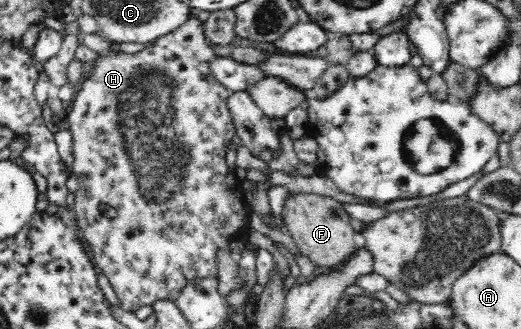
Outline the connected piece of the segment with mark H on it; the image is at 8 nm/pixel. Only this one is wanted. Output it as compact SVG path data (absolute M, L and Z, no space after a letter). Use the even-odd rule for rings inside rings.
M190 16L187 21L167 33L158 37L152 44L147 44L145 49L134 54L113 52L111 42L101 33L94 32L83 34L83 43L97 52L97 59L89 72L89 76L83 81L81 91L76 93L68 113L67 121L73 141L72 172L77 175L79 187L76 190L73 211L77 214L77 224L86 239L86 243L92 249L92 257L95 265L105 275L111 286L121 300L121 307L127 312L135 312L145 305L153 306L160 300L175 302L183 288L193 279L205 277L217 278L217 251L229 251L229 243L238 238L245 238L249 227L245 219L251 215L252 210L245 202L242 182L236 177L225 162L225 155L229 150L227 143L235 137L235 126L228 110L226 101L233 93L227 87L219 84L211 73L209 63L218 55L211 48L203 29L203 22L196 16Z

